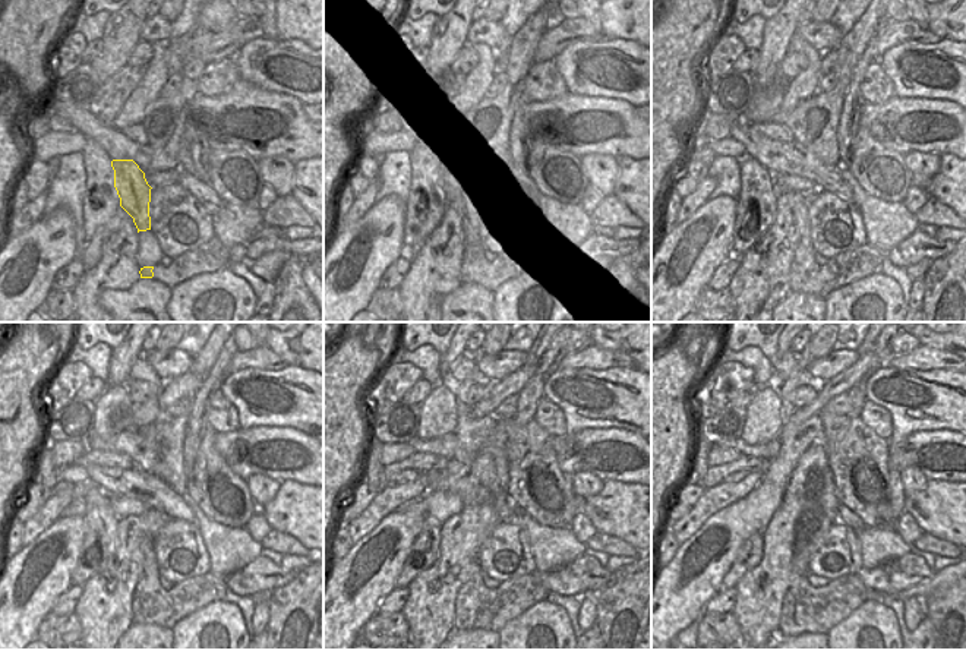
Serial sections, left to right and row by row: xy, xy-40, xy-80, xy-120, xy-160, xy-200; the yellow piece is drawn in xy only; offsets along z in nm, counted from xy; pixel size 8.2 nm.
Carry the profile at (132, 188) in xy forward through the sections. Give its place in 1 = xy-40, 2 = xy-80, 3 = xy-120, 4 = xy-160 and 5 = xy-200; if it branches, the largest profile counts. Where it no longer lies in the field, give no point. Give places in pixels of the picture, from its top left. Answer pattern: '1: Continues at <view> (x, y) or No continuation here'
1: Continues at xy-40 (458, 195)
2: Continues at xy-80 (804, 248)
3: Continues at xy-120 (141, 603)
4: Continues at xy-160 (466, 603)
5: Continues at xy-200 (794, 619)

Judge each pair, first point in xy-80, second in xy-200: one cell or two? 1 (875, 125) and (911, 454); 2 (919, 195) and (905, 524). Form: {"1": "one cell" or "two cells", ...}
{"1": "one cell", "2": "one cell"}

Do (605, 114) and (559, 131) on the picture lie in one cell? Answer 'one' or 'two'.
one

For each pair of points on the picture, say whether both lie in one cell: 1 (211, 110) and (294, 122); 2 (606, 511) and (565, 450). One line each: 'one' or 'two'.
1: one
2: two

